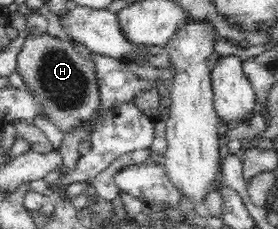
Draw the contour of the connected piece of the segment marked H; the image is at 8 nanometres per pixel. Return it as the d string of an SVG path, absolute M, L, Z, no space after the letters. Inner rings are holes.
M48 33L42 36L29 34L17 54L16 70L39 103L42 113L63 135L79 124L86 124L96 114L100 93L95 62L91 58L82 58L73 48L71 40L60 40Z

